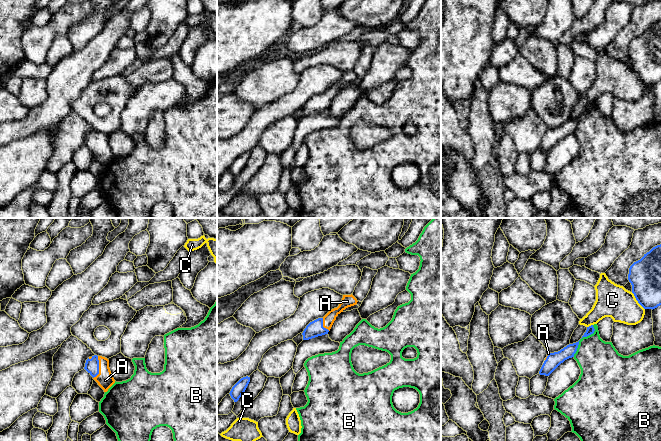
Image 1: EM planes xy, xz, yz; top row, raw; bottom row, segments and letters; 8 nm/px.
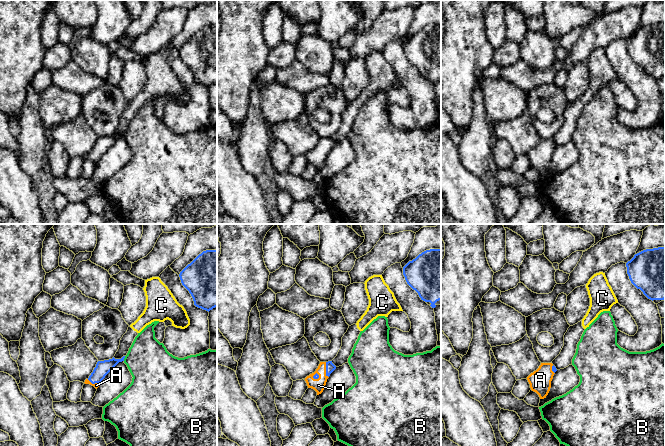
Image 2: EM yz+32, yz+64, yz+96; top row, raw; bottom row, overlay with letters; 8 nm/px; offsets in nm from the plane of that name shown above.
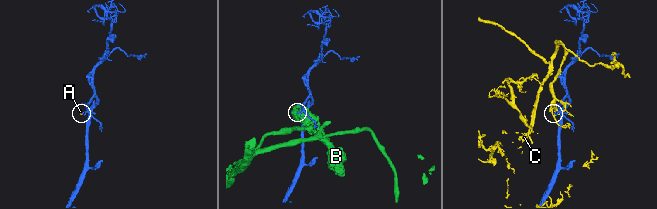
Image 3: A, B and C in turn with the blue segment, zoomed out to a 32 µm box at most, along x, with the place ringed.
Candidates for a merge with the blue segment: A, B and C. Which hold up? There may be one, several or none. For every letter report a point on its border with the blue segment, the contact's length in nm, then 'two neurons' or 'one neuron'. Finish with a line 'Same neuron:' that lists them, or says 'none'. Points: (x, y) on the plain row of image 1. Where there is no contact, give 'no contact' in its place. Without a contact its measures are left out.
A: xy (98, 143) | 190 nm | one neuron
B: yz (582, 113) | 300 nm | two neurons
C: yz (637, 76) | 180 nm | two neurons
Same neuron: A

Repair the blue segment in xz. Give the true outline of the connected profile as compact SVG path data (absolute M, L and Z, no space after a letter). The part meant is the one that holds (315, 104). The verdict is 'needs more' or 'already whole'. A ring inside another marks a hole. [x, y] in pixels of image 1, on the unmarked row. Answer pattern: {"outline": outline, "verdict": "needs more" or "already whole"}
{"outline": "M352 70L343 71L342 77L337 84L330 86L323 94L318 94L306 102L302 109L303 116L328 110L336 93L346 84L356 81L357 78L357 75Z", "verdict": "needs more"}

